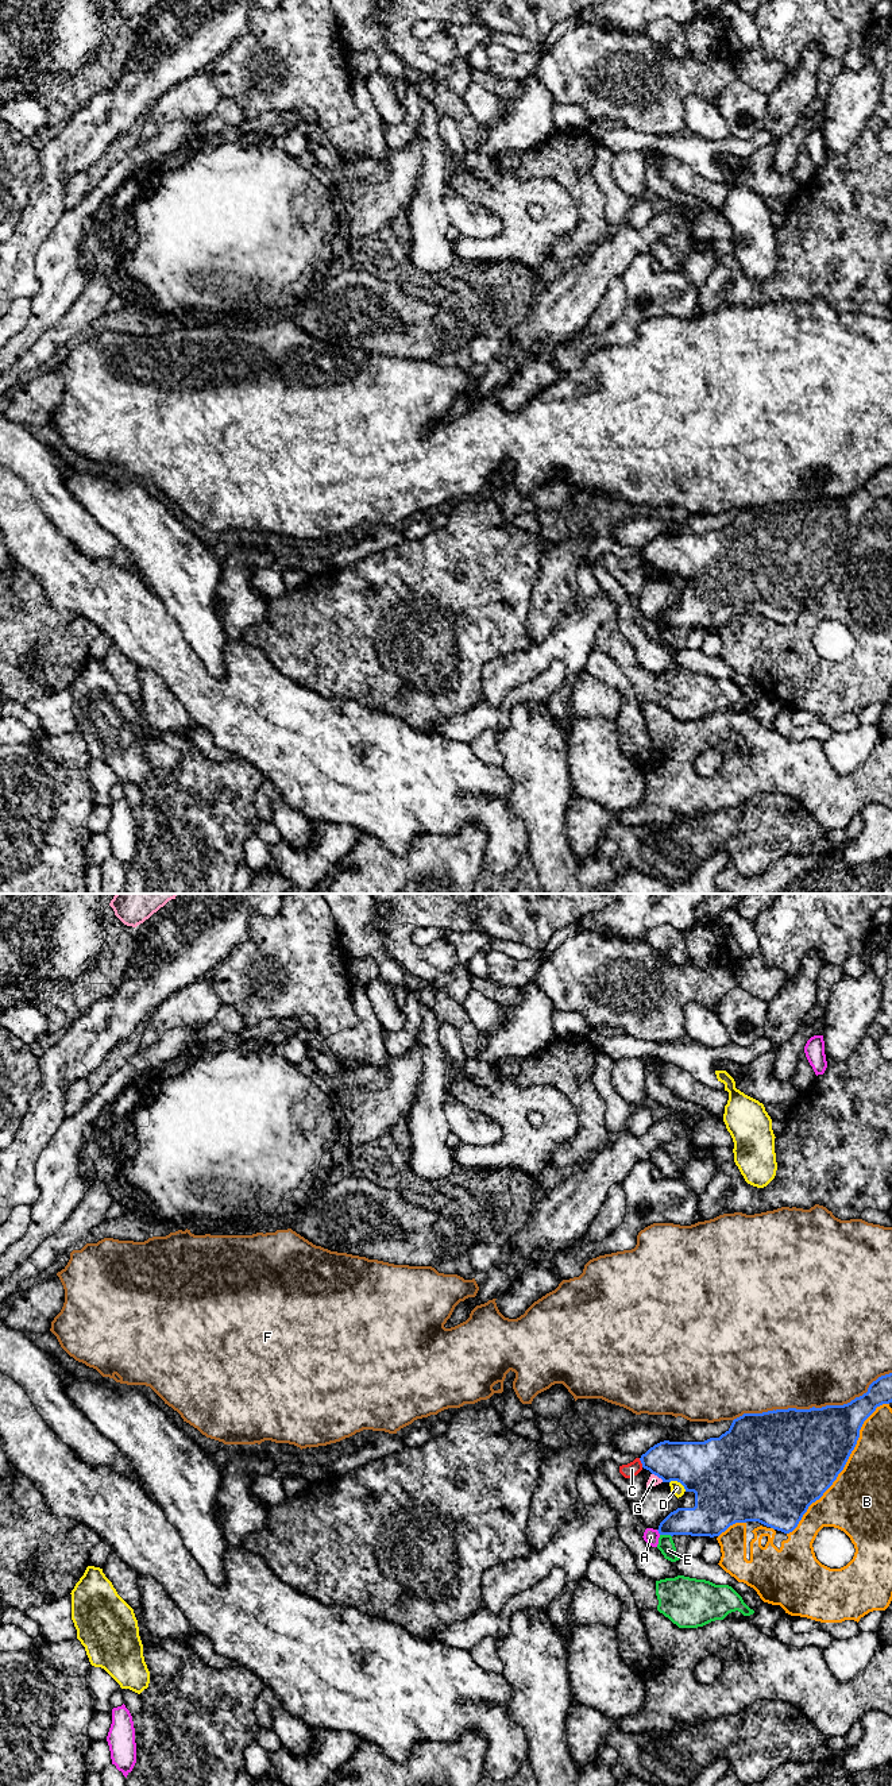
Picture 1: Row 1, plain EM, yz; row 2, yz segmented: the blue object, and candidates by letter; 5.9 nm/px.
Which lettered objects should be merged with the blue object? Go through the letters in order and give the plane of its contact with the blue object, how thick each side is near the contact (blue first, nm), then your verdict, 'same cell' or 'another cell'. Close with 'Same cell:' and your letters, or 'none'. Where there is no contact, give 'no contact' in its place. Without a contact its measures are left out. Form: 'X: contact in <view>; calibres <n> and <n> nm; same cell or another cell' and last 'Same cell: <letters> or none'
A: contact in yz; calibres 180 and 90 nm; another cell
B: contact in yz; calibres 480 and 380 nm; another cell
C: contact in yz; calibres 240 and 90 nm; another cell
D: contact in yz; calibres 400 and 80 nm; another cell
E: contact in yz; calibres 200 and 100 nm; another cell
F: contact in yz; calibres 460 and 500 nm; another cell
G: contact in yz; calibres 300 and 70 nm; another cell
Same cell: none

